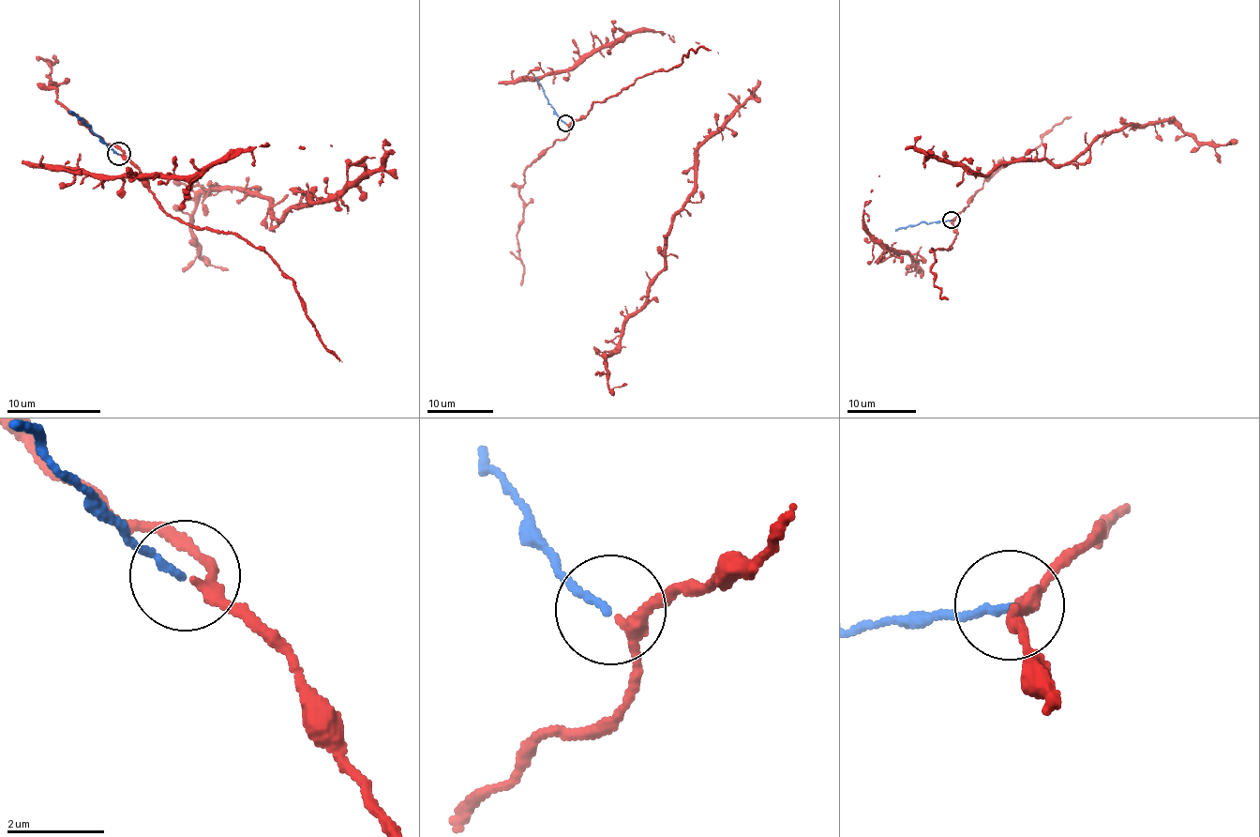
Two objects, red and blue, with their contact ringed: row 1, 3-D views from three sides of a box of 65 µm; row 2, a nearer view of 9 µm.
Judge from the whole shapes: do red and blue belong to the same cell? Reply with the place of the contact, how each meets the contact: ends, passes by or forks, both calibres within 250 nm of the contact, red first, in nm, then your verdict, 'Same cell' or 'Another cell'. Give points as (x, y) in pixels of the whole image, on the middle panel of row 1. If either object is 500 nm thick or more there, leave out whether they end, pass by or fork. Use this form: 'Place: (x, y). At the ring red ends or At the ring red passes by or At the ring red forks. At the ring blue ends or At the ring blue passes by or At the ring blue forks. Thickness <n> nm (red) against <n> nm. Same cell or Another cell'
Place: (565, 123). At the ring red passes by. At the ring blue ends. Thickness 200 nm (red) against 140 nm. Same cell

